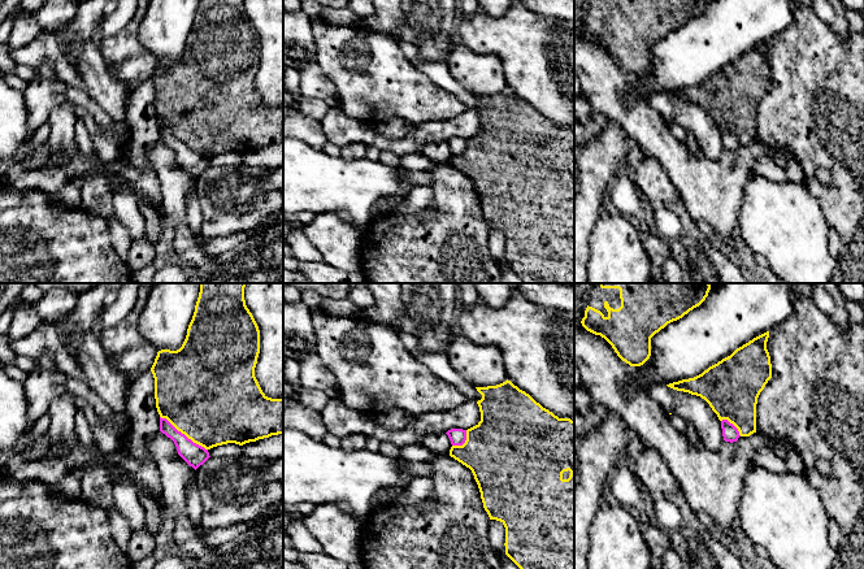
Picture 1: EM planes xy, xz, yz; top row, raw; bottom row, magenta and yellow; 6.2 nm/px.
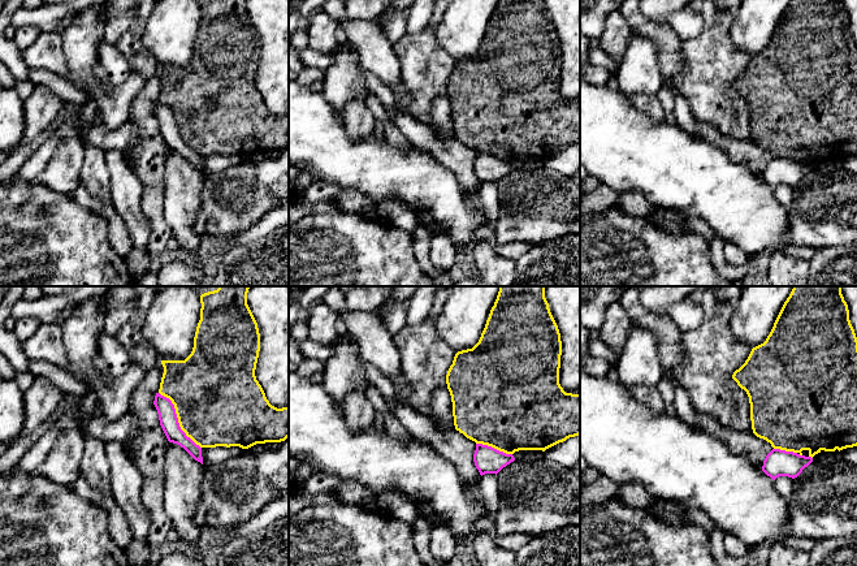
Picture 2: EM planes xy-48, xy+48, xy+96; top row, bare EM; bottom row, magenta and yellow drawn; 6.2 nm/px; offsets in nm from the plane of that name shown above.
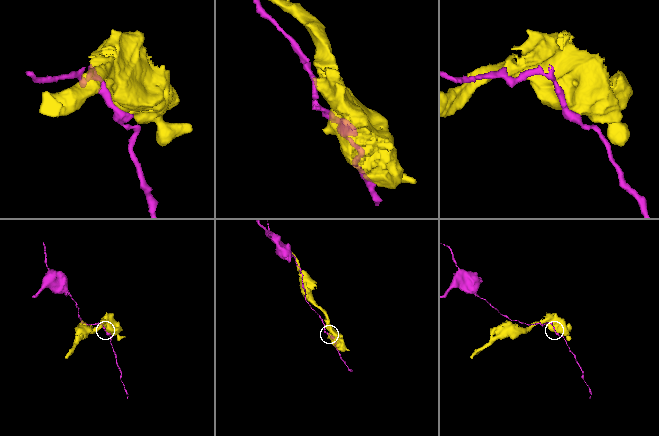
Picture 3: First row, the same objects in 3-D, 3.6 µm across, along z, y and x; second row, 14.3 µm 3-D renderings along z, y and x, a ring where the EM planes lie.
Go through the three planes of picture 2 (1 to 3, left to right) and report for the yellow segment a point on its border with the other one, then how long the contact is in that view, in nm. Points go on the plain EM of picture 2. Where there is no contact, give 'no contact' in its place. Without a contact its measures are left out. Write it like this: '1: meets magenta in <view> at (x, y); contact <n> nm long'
1: meets magenta in xy-48 at (177, 128); contact 440 nm long
2: meets magenta in xy+48 at (493, 156); contact 240 nm long
3: meets magenta in xy+96 at (784, 159); contact 150 nm long

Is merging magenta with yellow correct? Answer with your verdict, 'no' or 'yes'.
no

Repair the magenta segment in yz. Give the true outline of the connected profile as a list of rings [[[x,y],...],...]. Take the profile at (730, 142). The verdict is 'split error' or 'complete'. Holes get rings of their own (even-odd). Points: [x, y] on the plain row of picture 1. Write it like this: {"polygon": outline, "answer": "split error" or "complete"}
{"polygon": [[[728,129],[721,130],[722,145],[725,151],[737,151],[739,144],[738,138],[730,133]]], "answer": "complete"}

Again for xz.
{"polygon": [[[451,138],[446,142],[452,155],[463,155],[466,149],[466,139]]], "answer": "complete"}

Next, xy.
{"polygon": [[[160,126],[160,140],[174,151],[178,164],[195,179],[210,166],[208,158],[178,140],[166,127]]], "answer": "complete"}

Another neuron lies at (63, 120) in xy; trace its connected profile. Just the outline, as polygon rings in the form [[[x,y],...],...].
[[[64,103],[52,109],[48,123],[51,127],[47,143],[53,147],[55,153],[74,152],[75,144],[75,123],[78,117],[74,113],[73,105]]]

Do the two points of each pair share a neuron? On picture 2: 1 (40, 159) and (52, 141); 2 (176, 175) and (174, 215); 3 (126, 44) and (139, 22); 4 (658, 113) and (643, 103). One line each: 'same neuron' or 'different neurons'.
1: same neuron
2: same neuron
3: same neuron
4: same neuron

